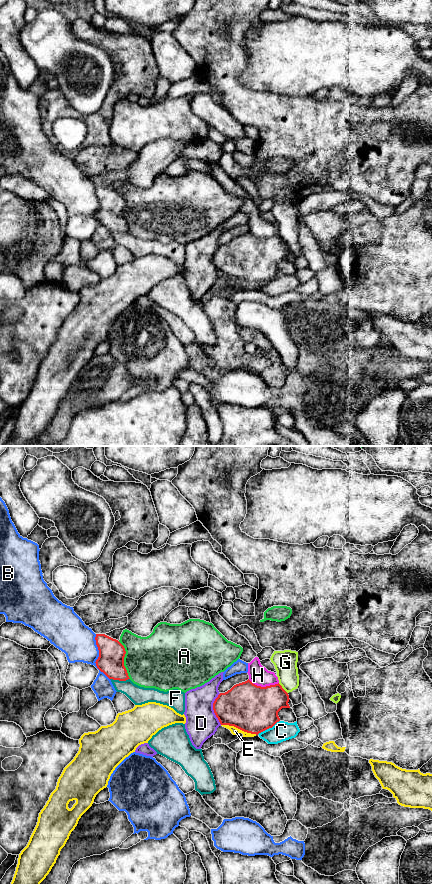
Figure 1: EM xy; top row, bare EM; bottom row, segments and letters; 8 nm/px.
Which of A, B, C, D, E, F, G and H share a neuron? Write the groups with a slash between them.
A / B / C / D / E / F / G / H

